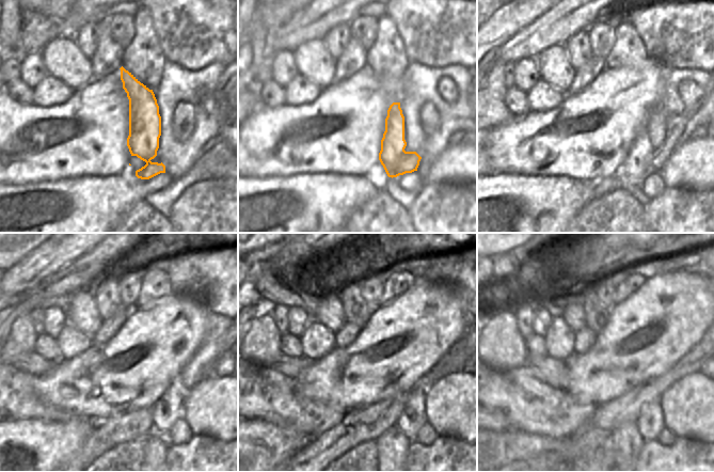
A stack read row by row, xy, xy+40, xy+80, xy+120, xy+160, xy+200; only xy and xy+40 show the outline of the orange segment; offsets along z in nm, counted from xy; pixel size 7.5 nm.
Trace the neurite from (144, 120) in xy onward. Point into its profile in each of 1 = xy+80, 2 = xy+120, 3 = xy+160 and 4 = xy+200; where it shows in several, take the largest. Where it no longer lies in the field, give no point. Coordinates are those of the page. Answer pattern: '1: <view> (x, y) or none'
1: xy+80 (643, 159)
2: xy+120 (170, 408)
3: xy+160 (412, 418)
4: xy+200 (650, 422)

